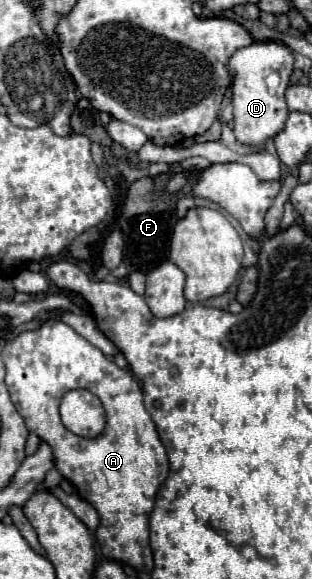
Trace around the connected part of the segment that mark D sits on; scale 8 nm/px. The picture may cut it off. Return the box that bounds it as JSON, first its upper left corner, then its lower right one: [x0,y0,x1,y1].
[229,41,295,145]

